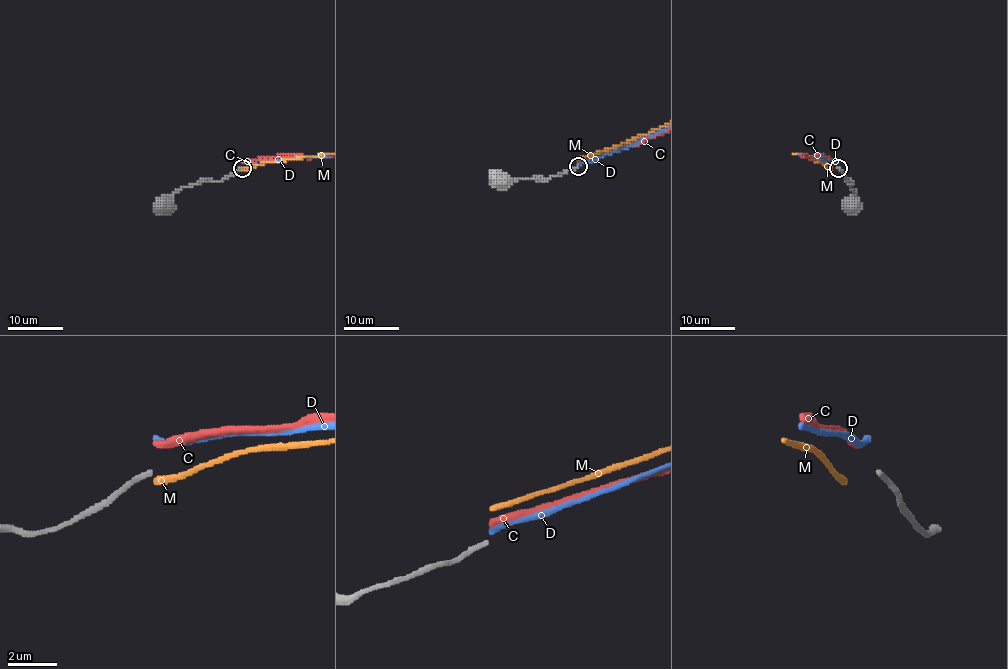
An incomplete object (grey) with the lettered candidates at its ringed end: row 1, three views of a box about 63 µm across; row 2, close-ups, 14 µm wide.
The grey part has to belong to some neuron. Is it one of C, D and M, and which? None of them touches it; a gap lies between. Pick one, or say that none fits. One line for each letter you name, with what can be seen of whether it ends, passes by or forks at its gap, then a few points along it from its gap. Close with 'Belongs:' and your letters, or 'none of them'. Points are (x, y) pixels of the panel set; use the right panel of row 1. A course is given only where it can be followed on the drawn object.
M: It ends there
Belongs: M

